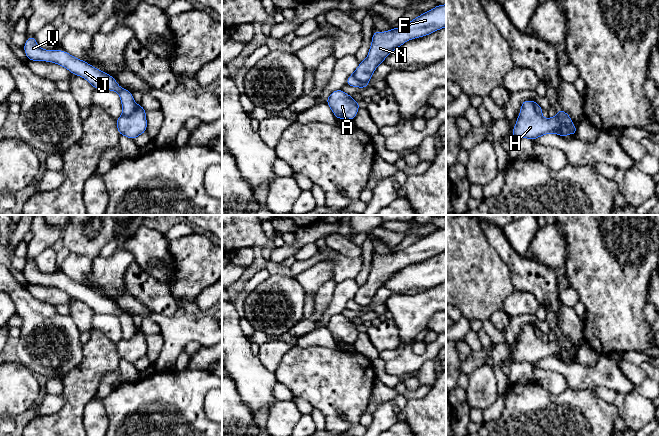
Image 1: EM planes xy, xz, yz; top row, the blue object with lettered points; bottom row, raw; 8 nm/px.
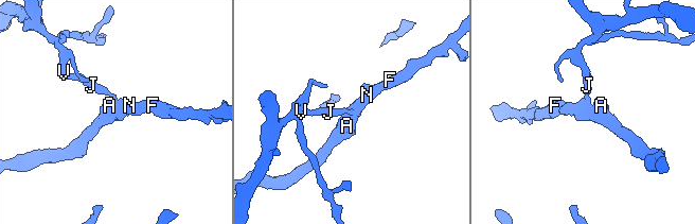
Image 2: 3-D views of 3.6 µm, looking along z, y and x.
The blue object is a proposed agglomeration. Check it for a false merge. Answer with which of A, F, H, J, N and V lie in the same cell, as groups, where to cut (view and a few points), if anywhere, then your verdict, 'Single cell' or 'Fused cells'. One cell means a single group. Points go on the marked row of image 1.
Groups: A F H N / J V. Split along xy (137, 104), (137, 107), (131, 113), (123, 115). Fused cells

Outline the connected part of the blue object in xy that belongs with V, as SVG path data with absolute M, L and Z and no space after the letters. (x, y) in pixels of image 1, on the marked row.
M35 36L27 38L23 49L29 61L56 63L69 70L73 75L80 76L87 80L94 89L117 92L120 96L123 115L130 115L137 108L133 94L129 90L121 88L113 76L96 69L86 61L75 58L63 50L42 49L38 46Z

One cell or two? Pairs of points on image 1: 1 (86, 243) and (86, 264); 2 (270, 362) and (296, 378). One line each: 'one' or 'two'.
1: two
2: two

